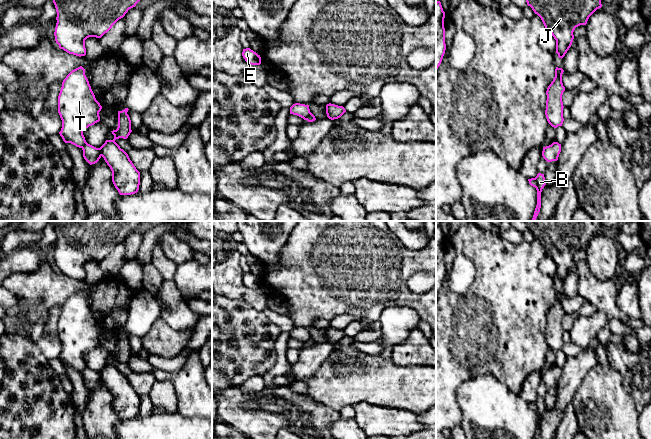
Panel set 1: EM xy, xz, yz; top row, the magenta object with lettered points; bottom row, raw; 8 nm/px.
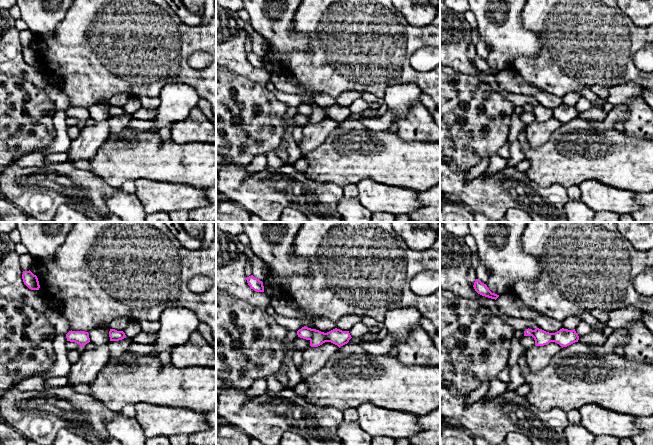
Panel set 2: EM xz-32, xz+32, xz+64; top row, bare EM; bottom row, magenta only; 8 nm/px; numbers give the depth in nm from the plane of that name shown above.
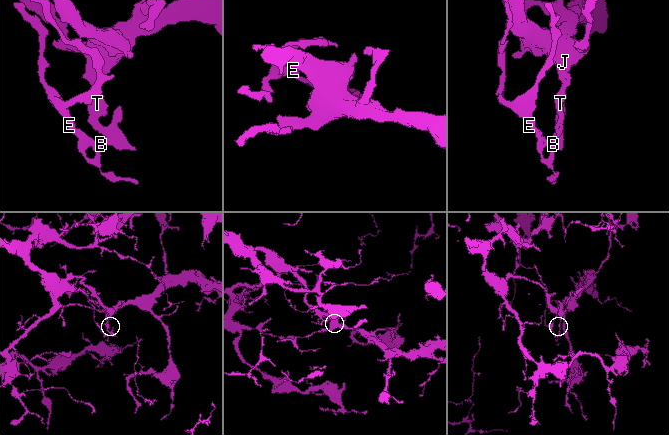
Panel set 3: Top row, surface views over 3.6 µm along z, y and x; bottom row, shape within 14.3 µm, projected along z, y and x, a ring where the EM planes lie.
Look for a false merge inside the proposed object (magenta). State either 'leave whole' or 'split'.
split

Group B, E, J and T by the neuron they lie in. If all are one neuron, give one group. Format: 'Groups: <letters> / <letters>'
Groups: B E / J T

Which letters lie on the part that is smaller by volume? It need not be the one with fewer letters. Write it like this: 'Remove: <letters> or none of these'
Remove: B, E

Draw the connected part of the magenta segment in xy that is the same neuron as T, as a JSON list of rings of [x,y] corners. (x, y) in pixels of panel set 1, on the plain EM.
[[[80,290],[72,294],[63,304],[58,320],[58,337],[62,344],[59,358],[63,365],[83,372],[87,367],[83,355],[100,345],[101,333],[85,293]]]

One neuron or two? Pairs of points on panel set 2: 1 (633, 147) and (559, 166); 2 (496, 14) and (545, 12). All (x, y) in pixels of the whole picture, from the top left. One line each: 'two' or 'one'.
1: one
2: two

